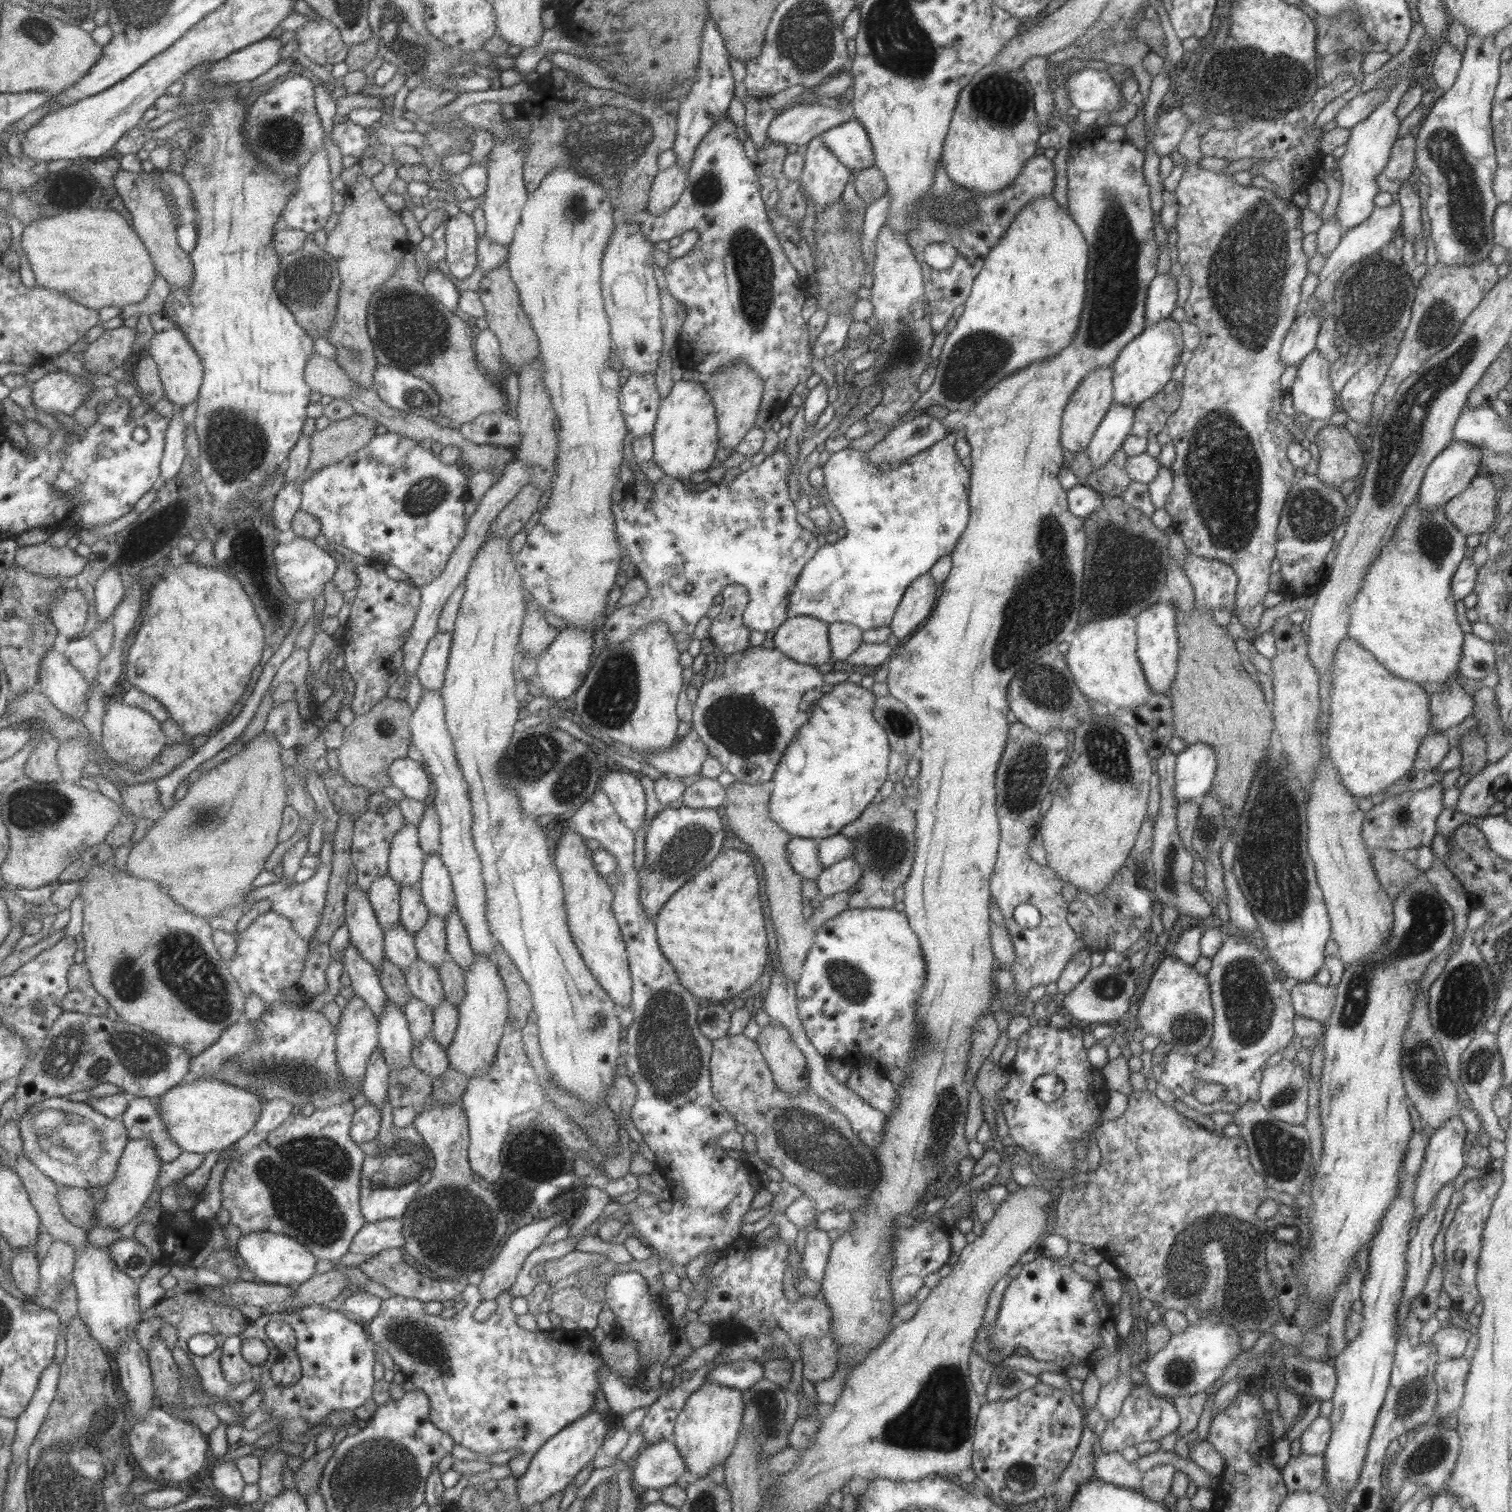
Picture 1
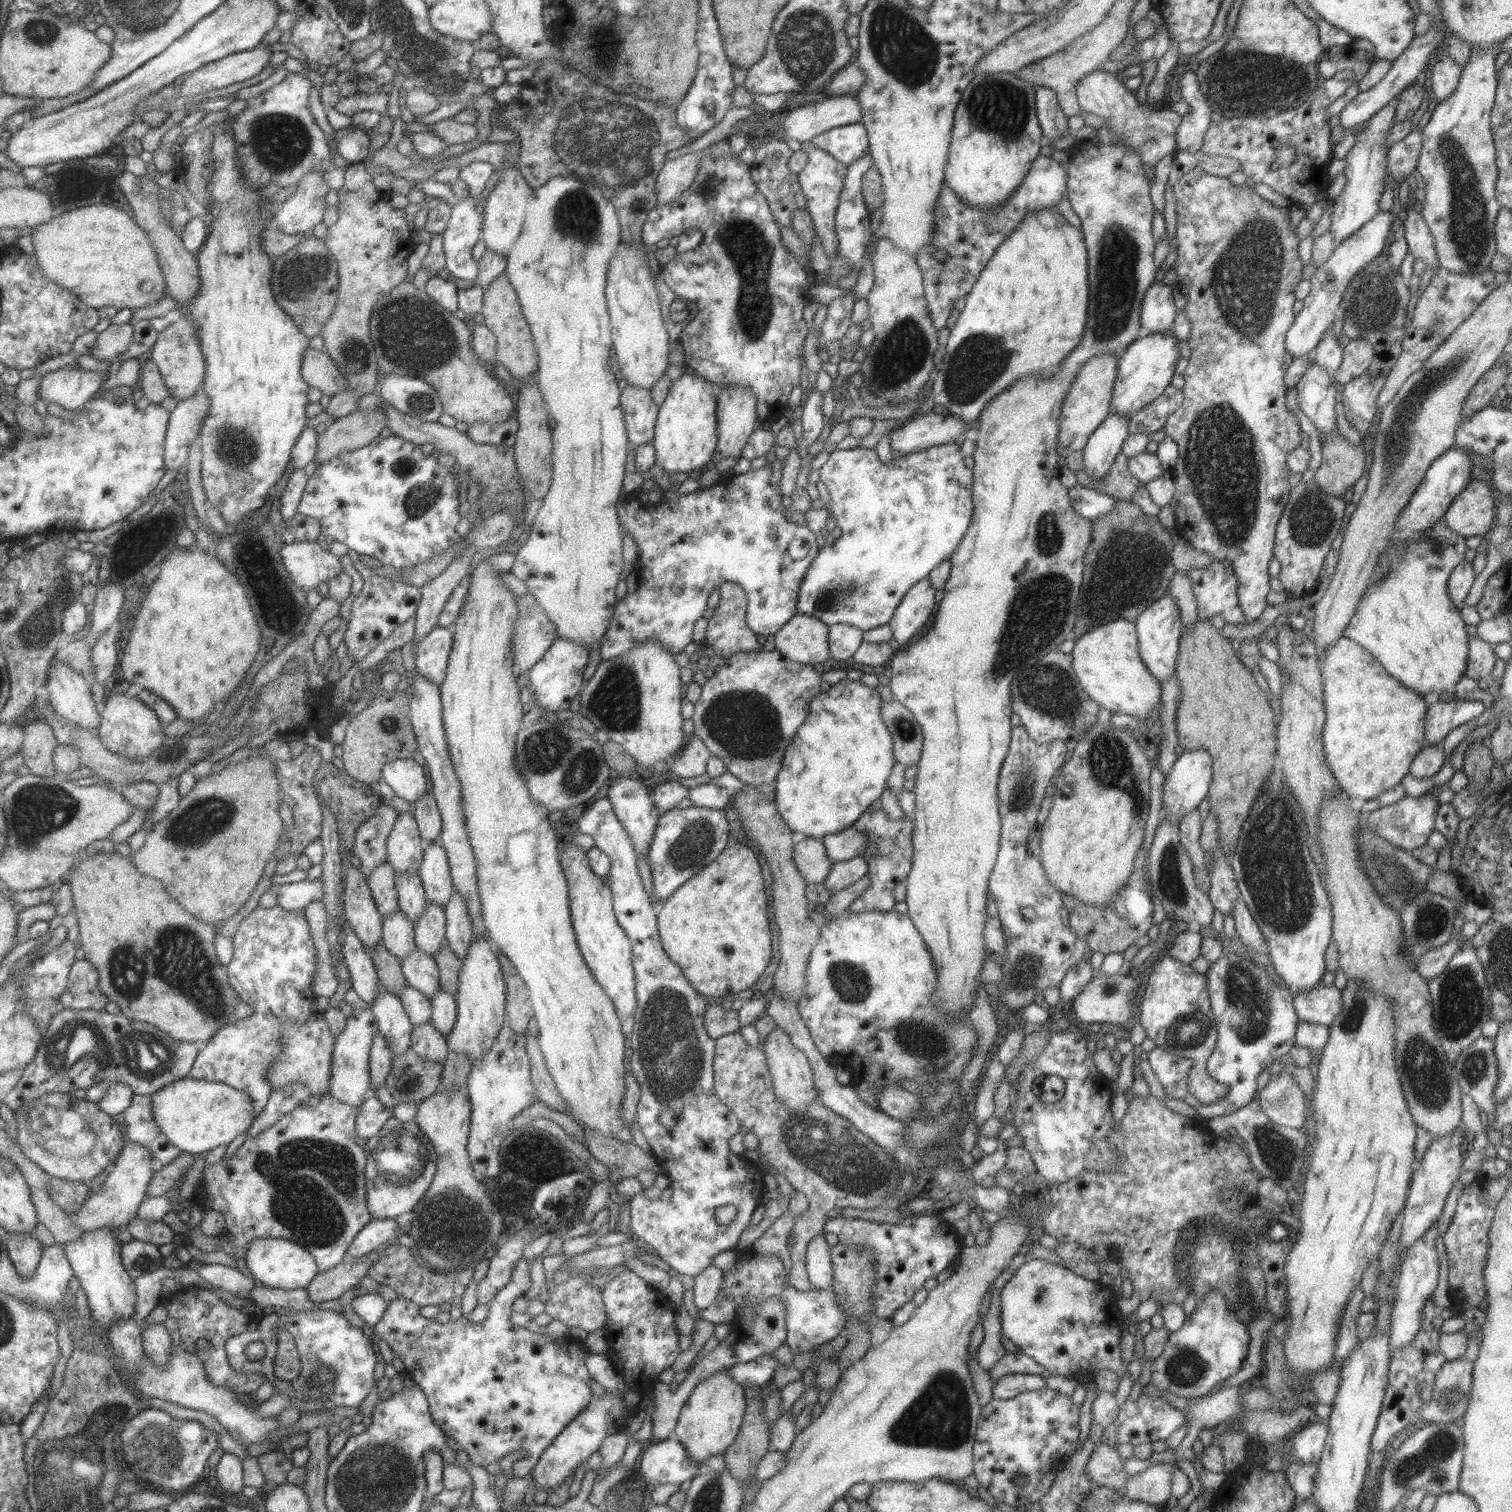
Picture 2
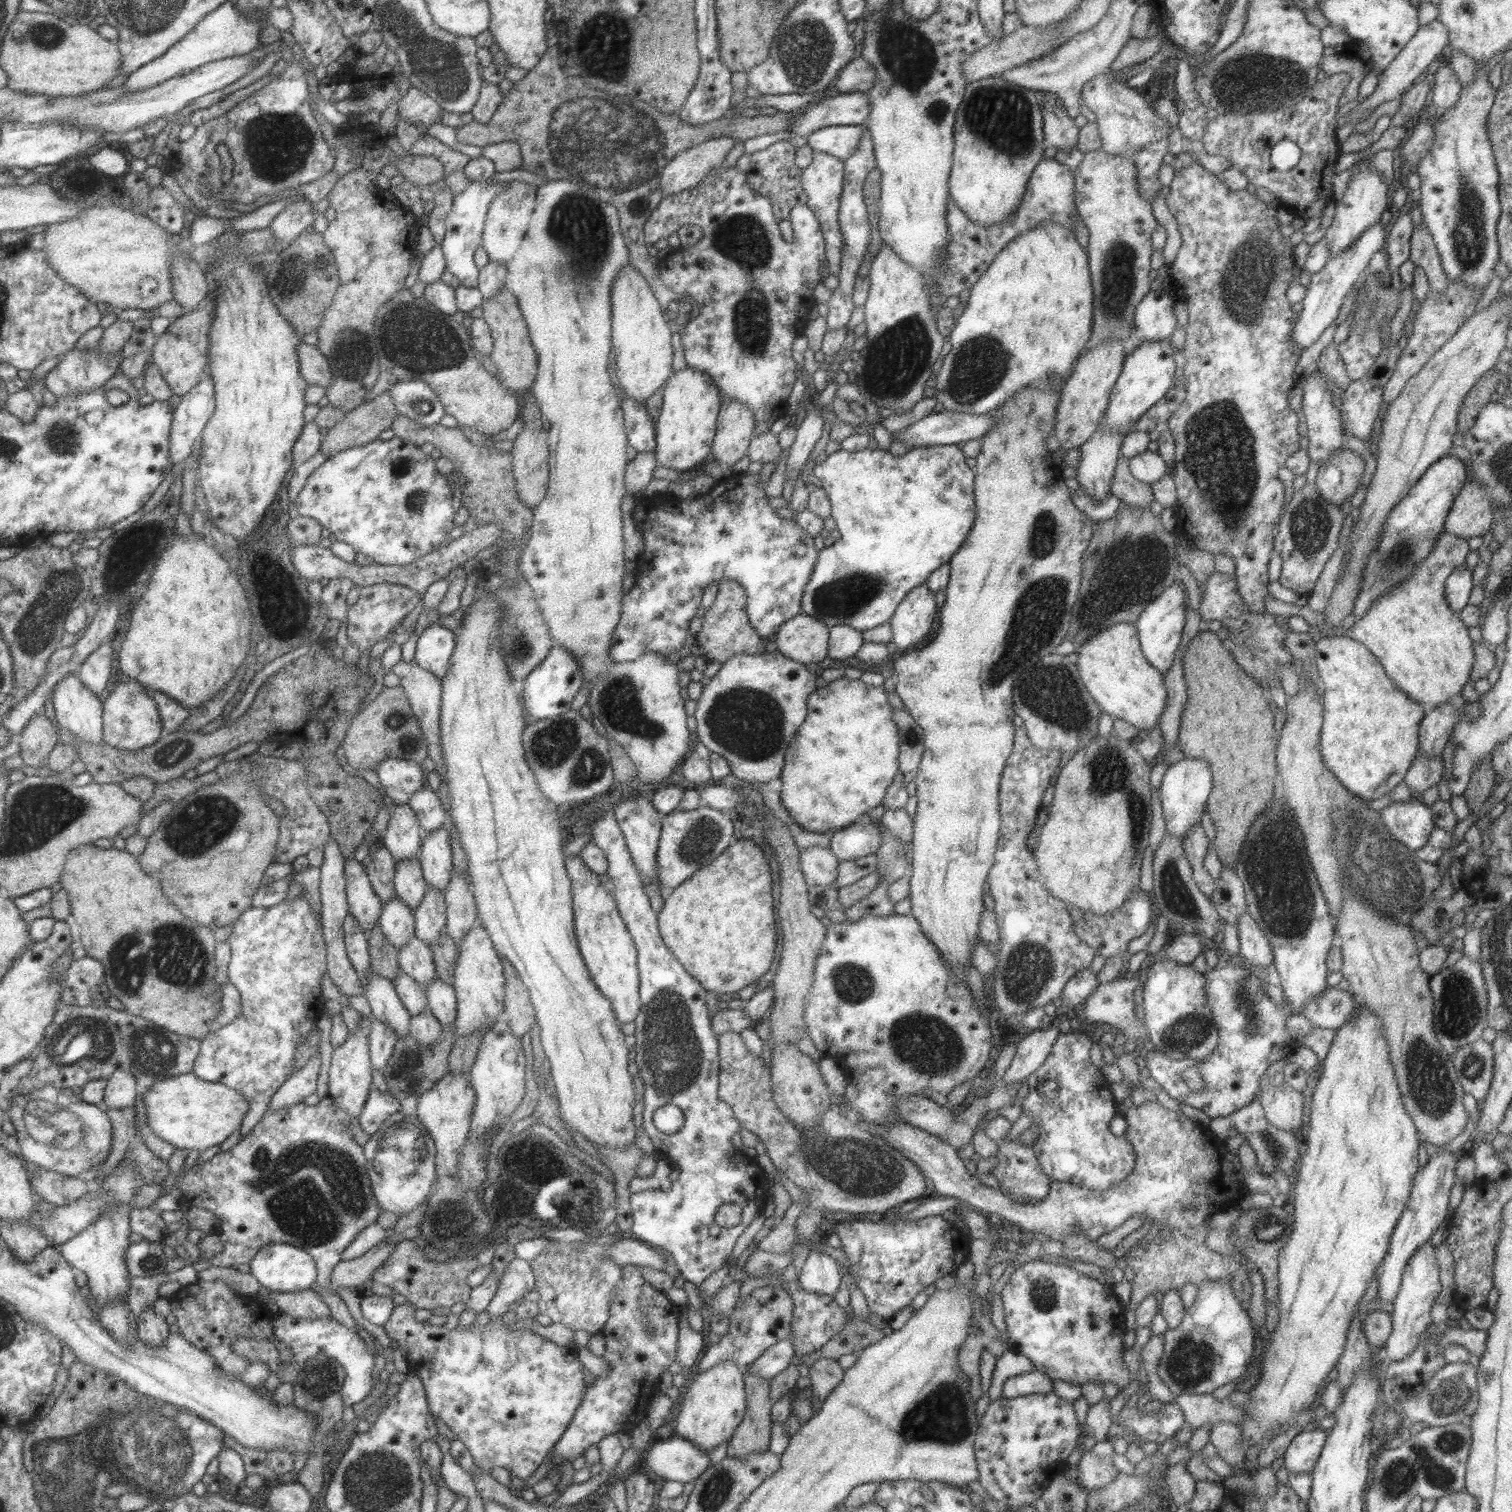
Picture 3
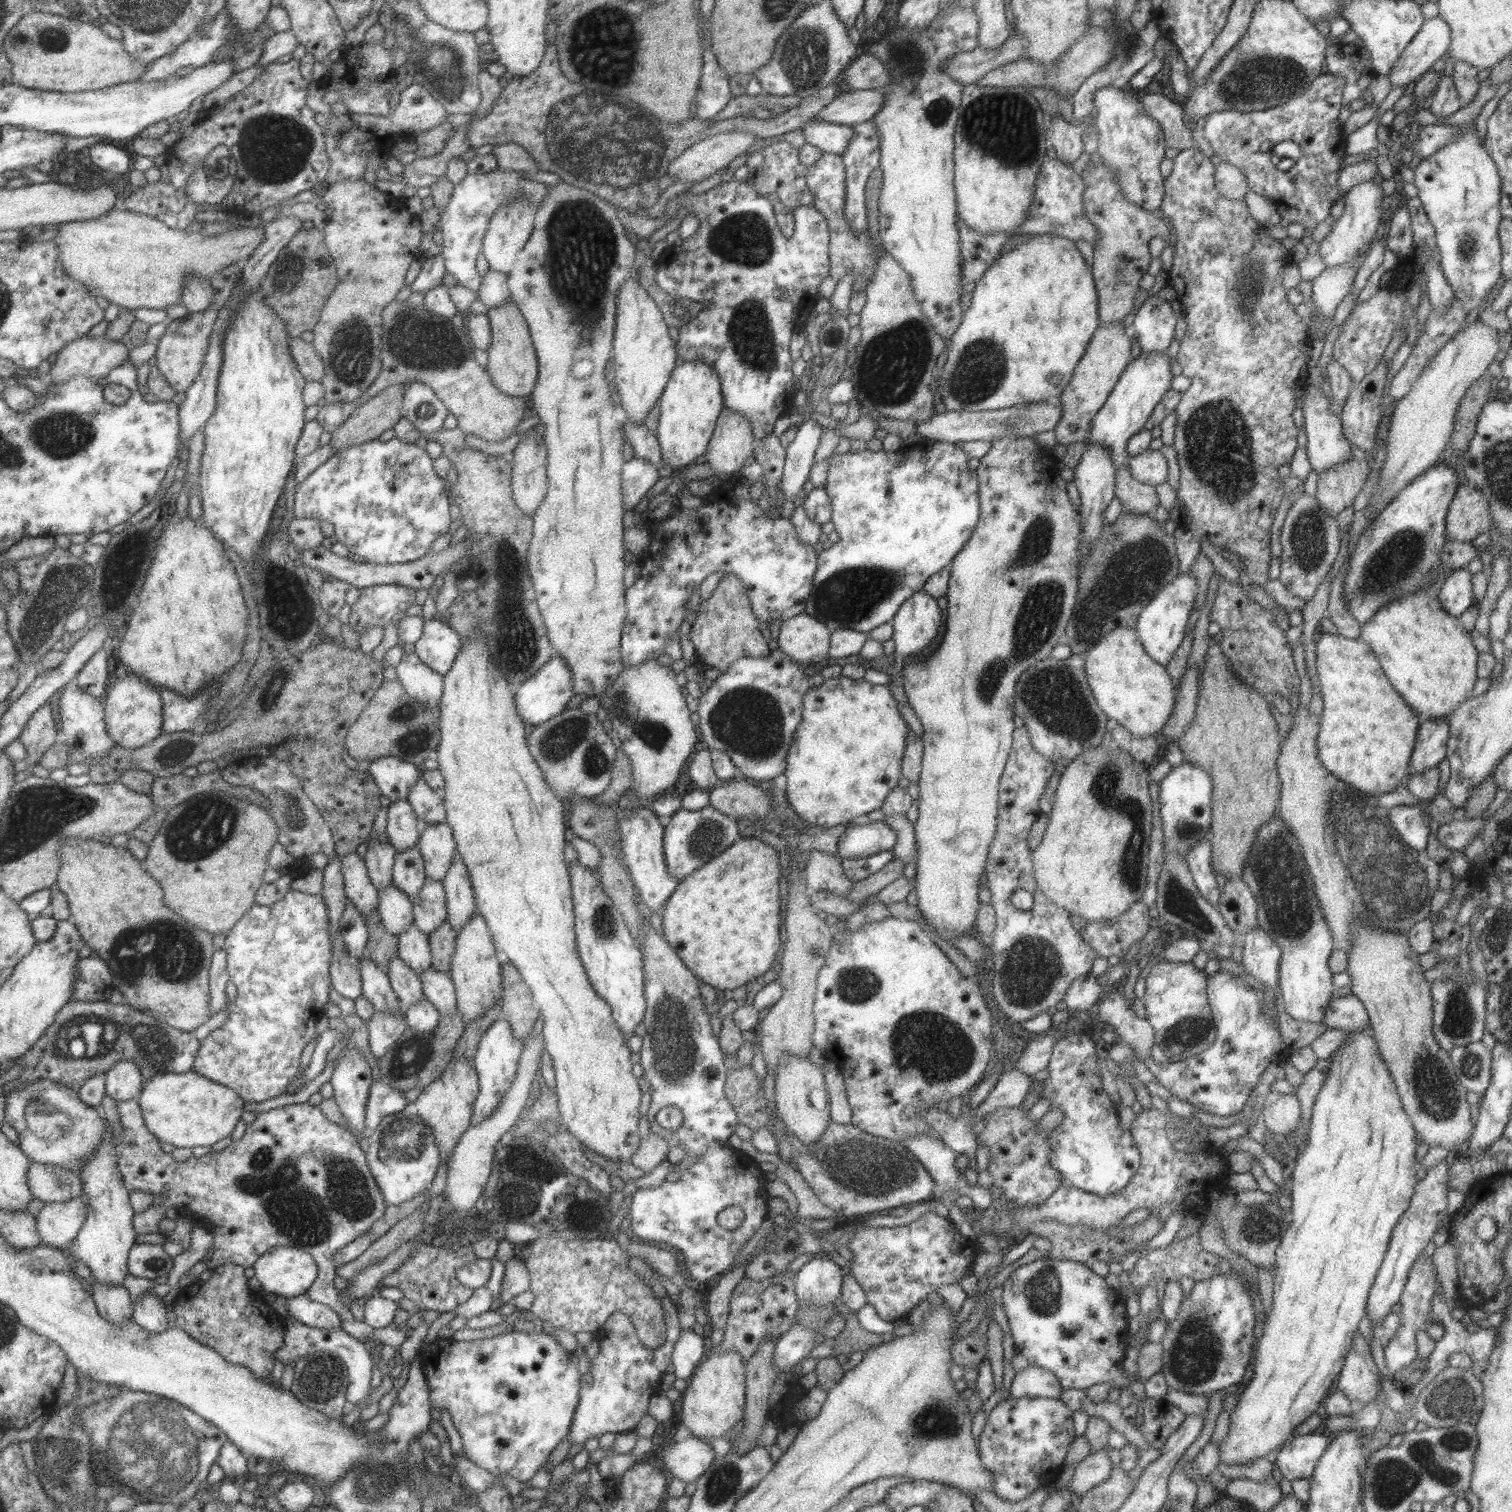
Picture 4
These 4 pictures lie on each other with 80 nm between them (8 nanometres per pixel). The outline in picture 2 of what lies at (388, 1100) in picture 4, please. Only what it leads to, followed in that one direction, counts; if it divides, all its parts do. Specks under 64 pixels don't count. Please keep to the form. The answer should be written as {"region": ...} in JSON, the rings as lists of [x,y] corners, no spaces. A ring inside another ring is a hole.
{"region":[[[366,1095],[357,1109],[355,1118],[356,1136],[360,1139],[372,1138],[393,1117],[393,1108],[384,1108],[376,1096]]]}

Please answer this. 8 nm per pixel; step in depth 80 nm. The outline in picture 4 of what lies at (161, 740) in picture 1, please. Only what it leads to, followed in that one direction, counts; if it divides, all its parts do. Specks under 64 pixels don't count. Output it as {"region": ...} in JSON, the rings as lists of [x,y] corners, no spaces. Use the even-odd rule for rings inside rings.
{"region":[[[127,671],[127,676],[117,680],[108,689],[106,697],[107,731],[115,739],[118,747],[139,749],[158,739],[161,734],[161,690],[147,683],[147,679]]]}

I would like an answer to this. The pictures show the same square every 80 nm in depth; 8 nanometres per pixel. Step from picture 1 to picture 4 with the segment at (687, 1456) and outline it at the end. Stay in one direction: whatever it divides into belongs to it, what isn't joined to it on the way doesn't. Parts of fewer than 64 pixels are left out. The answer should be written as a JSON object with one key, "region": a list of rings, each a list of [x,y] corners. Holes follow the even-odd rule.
{"region":[[[736,1350],[711,1352],[687,1380],[682,1391],[680,1423],[707,1443],[711,1438],[726,1437],[742,1420],[744,1409],[744,1364]]]}

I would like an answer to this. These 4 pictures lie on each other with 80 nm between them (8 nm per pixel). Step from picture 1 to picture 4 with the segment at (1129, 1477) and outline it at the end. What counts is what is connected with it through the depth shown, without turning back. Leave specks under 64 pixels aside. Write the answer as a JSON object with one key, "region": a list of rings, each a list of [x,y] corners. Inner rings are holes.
{"region":[[[1107,1447],[1090,1451],[1082,1461],[1075,1464],[1074,1474],[1067,1489],[1071,1490],[1078,1499],[1107,1479],[1113,1467],[1108,1457]]]}

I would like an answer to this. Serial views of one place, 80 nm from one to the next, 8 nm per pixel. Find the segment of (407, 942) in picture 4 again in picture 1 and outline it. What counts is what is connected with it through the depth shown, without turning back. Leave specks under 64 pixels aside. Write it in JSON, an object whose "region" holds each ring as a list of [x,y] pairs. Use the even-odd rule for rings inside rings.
{"region":[[[417,959],[404,977],[412,996],[418,998],[429,1010],[435,1010],[444,1000],[444,992],[437,971],[421,959]]]}

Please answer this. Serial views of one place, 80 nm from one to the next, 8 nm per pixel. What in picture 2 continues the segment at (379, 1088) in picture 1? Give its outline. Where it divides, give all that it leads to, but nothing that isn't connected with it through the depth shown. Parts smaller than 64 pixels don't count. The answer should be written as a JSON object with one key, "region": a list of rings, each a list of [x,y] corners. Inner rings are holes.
{"region":[[[376,1032],[368,1056],[369,1083],[371,1084],[369,1094],[375,1096],[375,1089],[379,1085],[384,1085],[385,1077],[392,1065],[392,1057],[384,1036]]]}

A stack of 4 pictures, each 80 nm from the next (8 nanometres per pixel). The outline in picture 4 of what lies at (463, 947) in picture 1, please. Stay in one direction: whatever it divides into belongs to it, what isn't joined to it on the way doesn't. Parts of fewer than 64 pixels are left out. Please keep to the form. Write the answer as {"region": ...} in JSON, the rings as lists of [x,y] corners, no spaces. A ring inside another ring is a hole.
{"region":[[[458,854],[453,856],[442,886],[446,906],[446,922],[458,933],[476,912],[474,896],[467,867]]]}

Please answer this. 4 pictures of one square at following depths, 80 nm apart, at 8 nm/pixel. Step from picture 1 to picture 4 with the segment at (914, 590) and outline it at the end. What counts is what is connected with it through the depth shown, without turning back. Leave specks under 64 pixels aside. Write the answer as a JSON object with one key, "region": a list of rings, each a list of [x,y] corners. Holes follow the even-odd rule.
{"region":[[[922,589],[907,597],[890,622],[893,628],[891,640],[895,643],[893,657],[898,660],[909,660],[912,656],[916,657],[918,650],[927,650],[927,646],[933,644],[933,638],[937,636],[939,628],[943,624],[941,610],[939,610],[936,600],[923,592]]]}

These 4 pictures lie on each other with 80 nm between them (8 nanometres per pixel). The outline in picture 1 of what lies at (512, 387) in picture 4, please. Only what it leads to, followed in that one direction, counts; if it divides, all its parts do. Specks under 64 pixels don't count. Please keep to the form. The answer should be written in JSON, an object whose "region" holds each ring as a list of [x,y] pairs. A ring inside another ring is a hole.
{"region":[[[501,262],[497,268],[487,271],[482,276],[476,292],[484,308],[483,317],[487,321],[487,329],[497,337],[502,360],[508,370],[515,373],[522,364],[532,361],[539,352],[536,334],[522,309],[517,287],[511,280],[506,262]]]}

